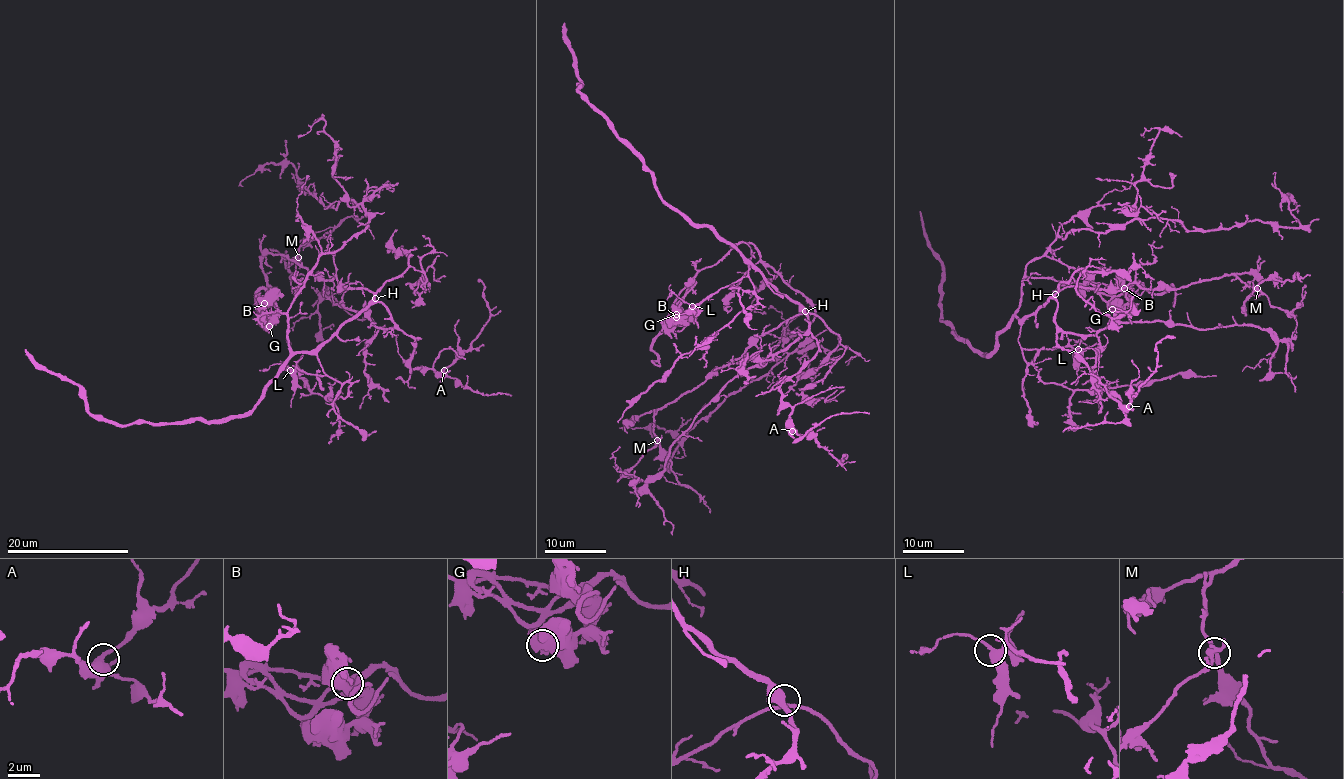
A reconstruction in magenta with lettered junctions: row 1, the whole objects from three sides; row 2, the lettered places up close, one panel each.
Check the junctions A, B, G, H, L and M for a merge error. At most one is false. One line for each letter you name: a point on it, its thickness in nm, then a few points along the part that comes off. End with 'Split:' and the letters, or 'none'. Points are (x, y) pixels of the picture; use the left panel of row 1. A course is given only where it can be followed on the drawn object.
B: Place: (264, 303). Thickness 550 nm. Course of the part to remove: (264, 304), (259, 296), (256, 303), (260, 289), (266, 291), (266, 303), (271, 307)
Split: B

